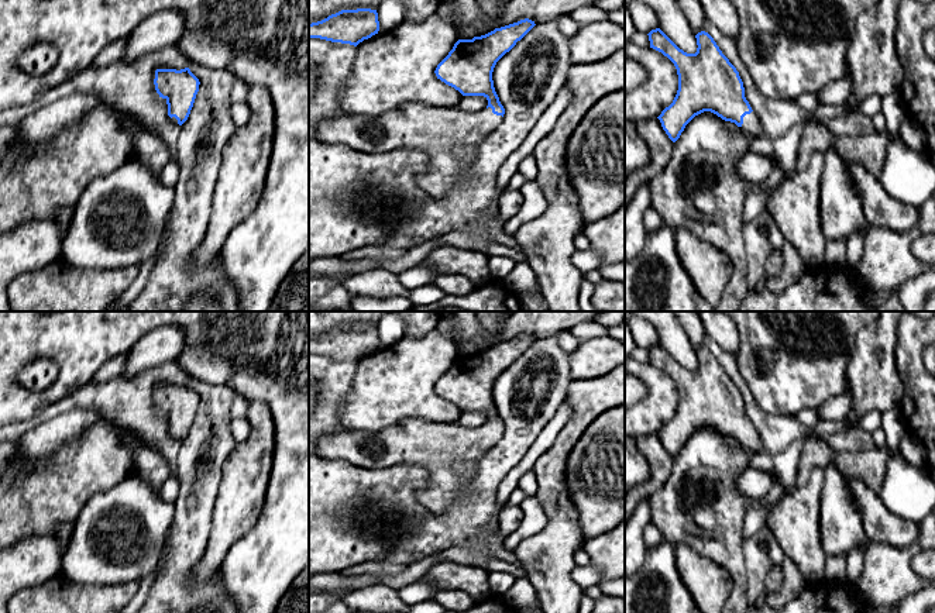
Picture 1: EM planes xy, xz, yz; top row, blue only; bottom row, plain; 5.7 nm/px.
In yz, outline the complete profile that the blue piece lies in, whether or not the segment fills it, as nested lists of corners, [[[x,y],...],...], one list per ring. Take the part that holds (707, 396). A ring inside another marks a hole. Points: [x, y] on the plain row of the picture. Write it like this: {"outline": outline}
{"outline": [[[660,344],[647,351],[650,364],[667,372],[678,390],[677,410],[657,433],[673,458],[680,454],[685,441],[704,427],[711,427],[725,437],[735,438],[745,448],[760,452],[759,435],[745,413],[739,388],[708,348],[701,347],[695,351],[695,369],[680,365]]]}

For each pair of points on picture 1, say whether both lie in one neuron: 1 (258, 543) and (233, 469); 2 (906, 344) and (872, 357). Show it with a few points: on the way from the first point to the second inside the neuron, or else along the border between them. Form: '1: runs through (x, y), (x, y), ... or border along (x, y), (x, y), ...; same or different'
1: border along (265, 495), (260, 517), (229, 548); different
2: border along (897, 326), (896, 367), (900, 379); different

